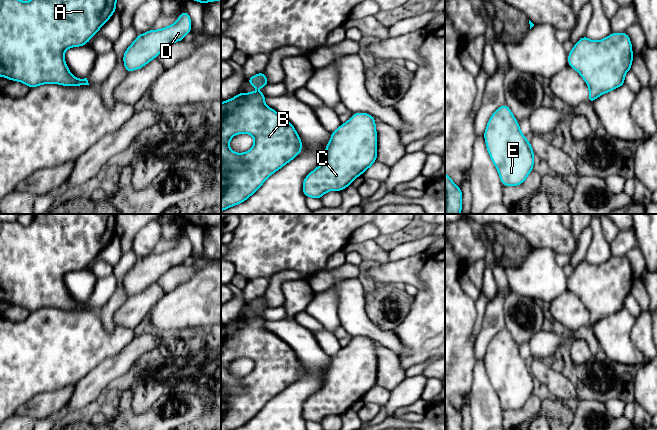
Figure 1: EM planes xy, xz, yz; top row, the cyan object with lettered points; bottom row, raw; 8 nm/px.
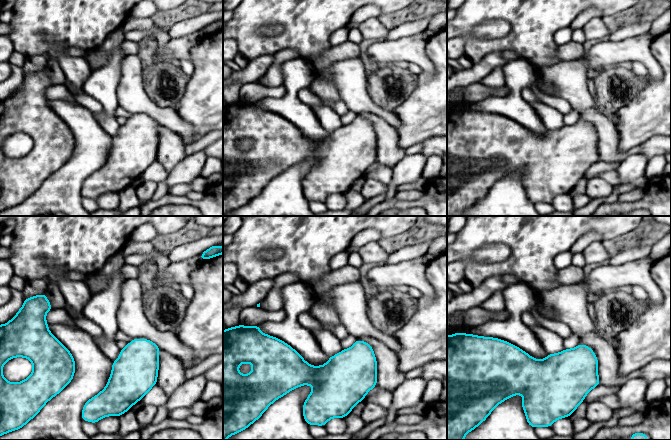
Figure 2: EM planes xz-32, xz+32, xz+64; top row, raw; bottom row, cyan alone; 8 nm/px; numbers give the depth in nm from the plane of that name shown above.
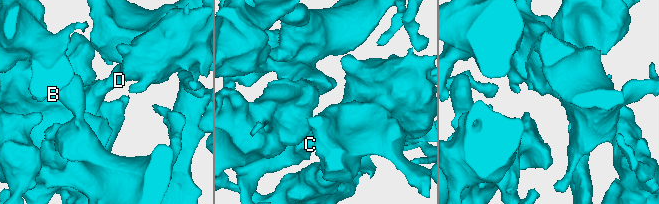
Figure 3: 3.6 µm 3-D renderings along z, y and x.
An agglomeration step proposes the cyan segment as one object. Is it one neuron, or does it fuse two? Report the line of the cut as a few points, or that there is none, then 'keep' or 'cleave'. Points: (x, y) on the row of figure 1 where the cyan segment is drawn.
cut none; keep

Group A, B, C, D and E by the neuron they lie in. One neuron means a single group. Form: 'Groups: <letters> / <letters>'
Groups: A B C D E

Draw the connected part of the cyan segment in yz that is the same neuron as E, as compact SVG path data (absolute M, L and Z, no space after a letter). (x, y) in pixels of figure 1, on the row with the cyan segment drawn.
M506 104L496 109L490 117L484 138L502 185L522 184L533 170L534 152Z

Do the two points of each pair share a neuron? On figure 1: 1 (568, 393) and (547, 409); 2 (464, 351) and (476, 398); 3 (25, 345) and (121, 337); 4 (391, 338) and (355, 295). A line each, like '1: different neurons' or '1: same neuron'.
1: different neurons
2: different neurons
3: same neuron
4: same neuron

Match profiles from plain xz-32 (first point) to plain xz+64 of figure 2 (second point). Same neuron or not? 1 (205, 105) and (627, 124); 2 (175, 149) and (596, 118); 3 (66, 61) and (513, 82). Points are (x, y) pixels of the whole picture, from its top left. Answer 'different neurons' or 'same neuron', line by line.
1: same neuron
2: same neuron
3: same neuron

